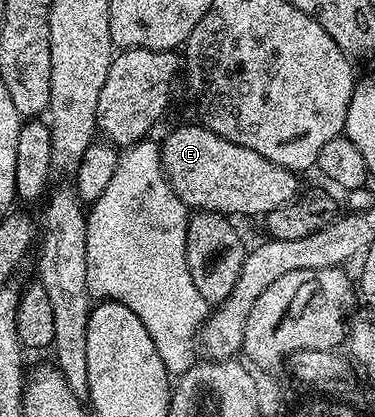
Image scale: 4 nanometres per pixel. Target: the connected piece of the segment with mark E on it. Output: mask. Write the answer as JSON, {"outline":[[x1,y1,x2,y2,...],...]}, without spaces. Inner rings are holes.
{"outline":[[202,125,196,127,173,126,160,144,160,160,170,189,189,209,216,211,220,215,269,215,274,209,297,198,300,183,297,172,287,171,274,161,266,161,262,153,234,145,226,137,218,137]]}

